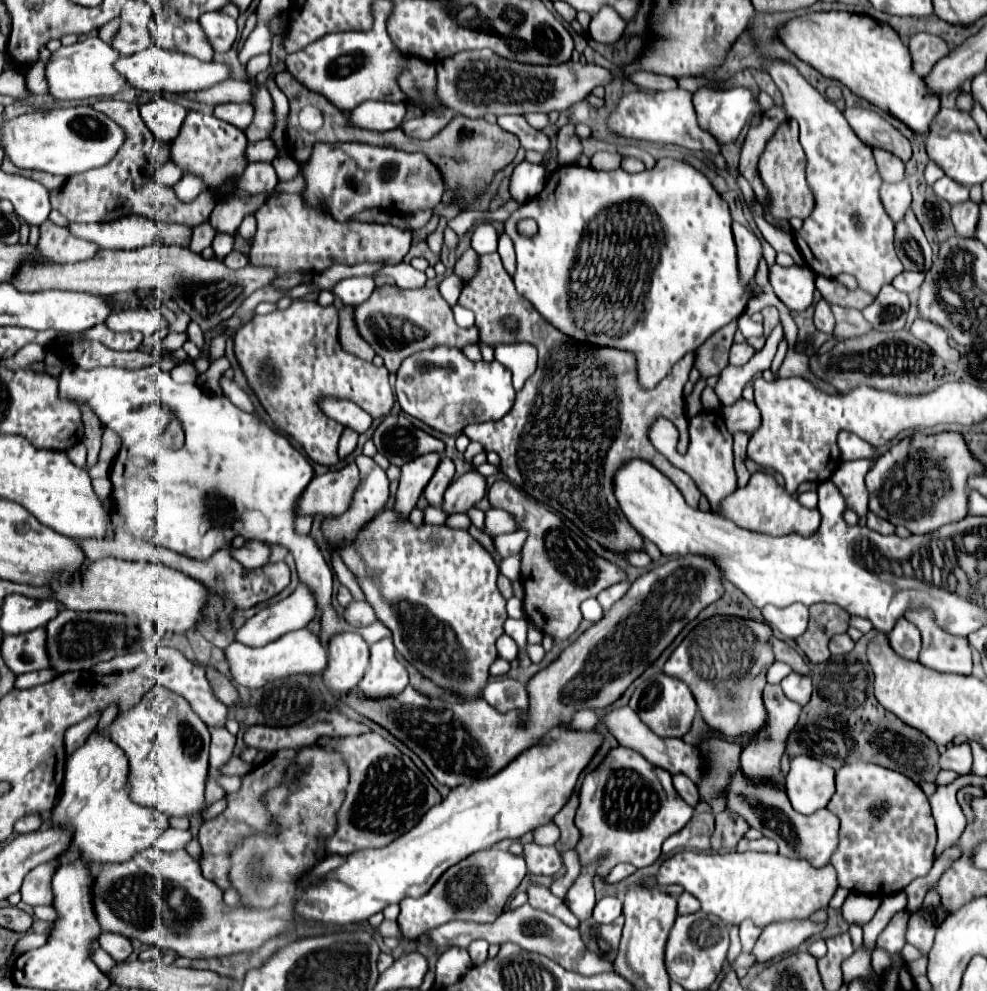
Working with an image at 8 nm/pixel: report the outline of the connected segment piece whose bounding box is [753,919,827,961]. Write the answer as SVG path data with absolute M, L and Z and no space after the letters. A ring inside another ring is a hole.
M791 919L791 921L771 923L763 927L753 947L753 955L757 957L757 961L769 961L787 951L795 951L805 939L821 933L825 925L827 925L825 921L815 923L811 919Z

